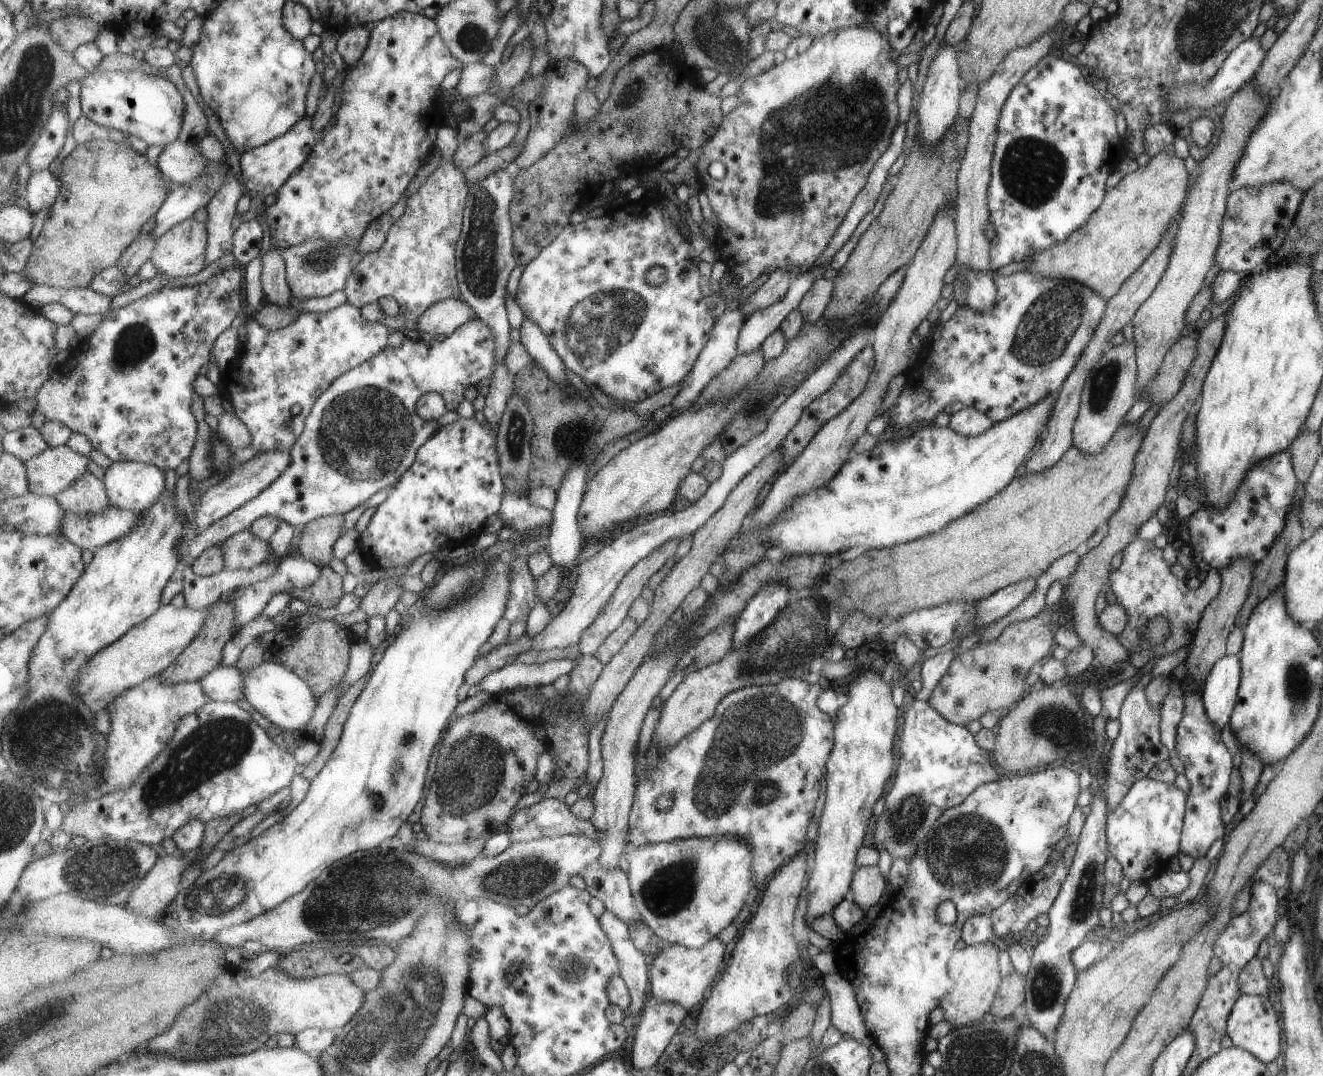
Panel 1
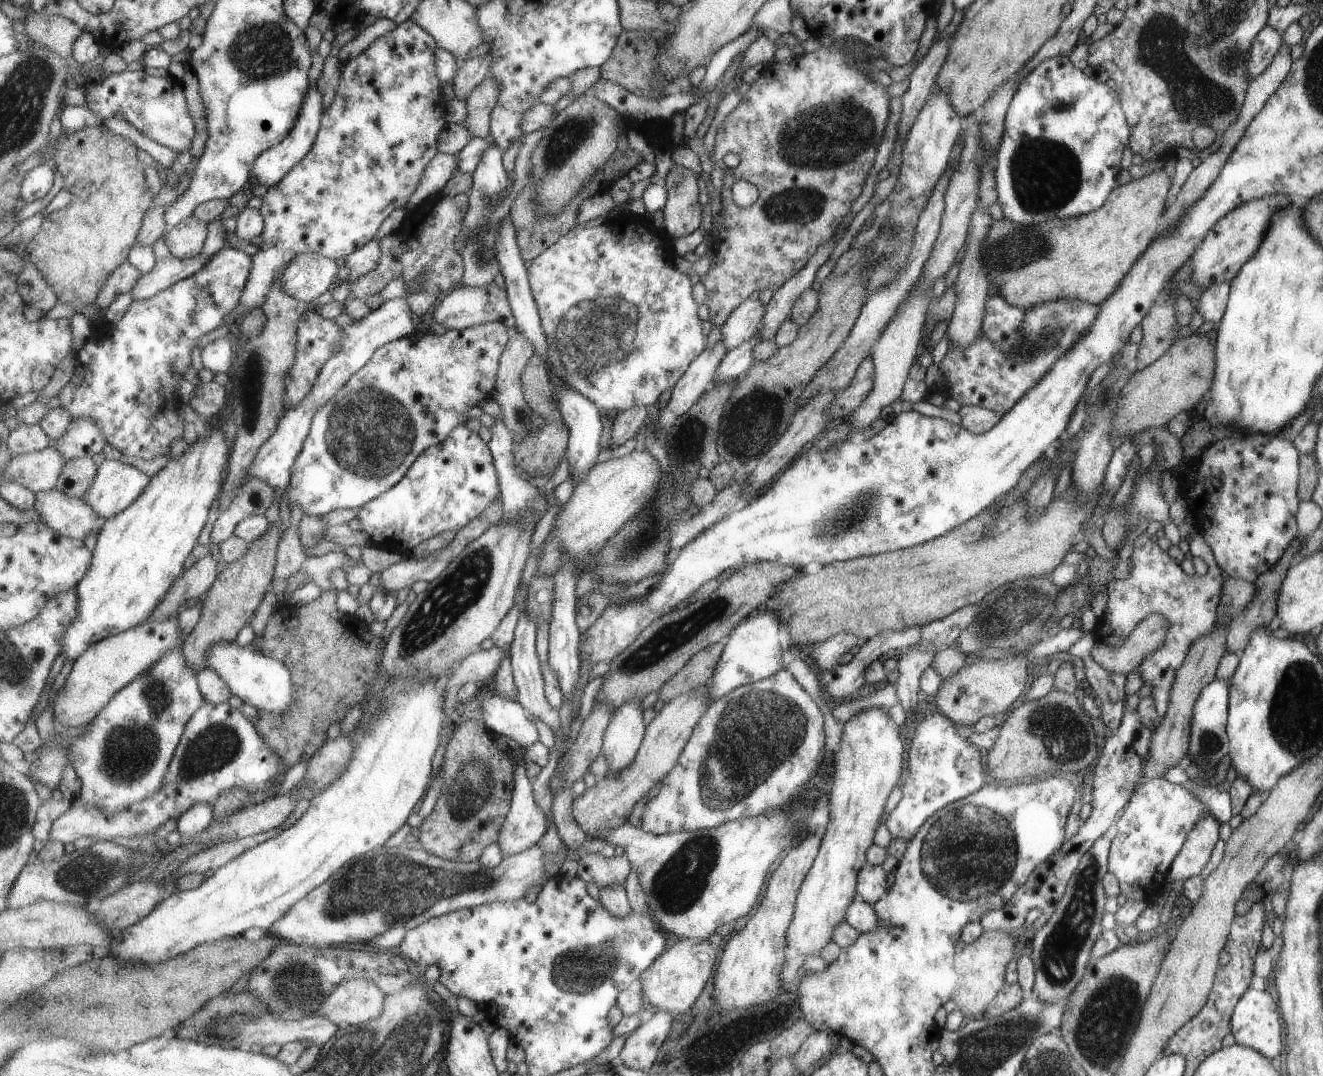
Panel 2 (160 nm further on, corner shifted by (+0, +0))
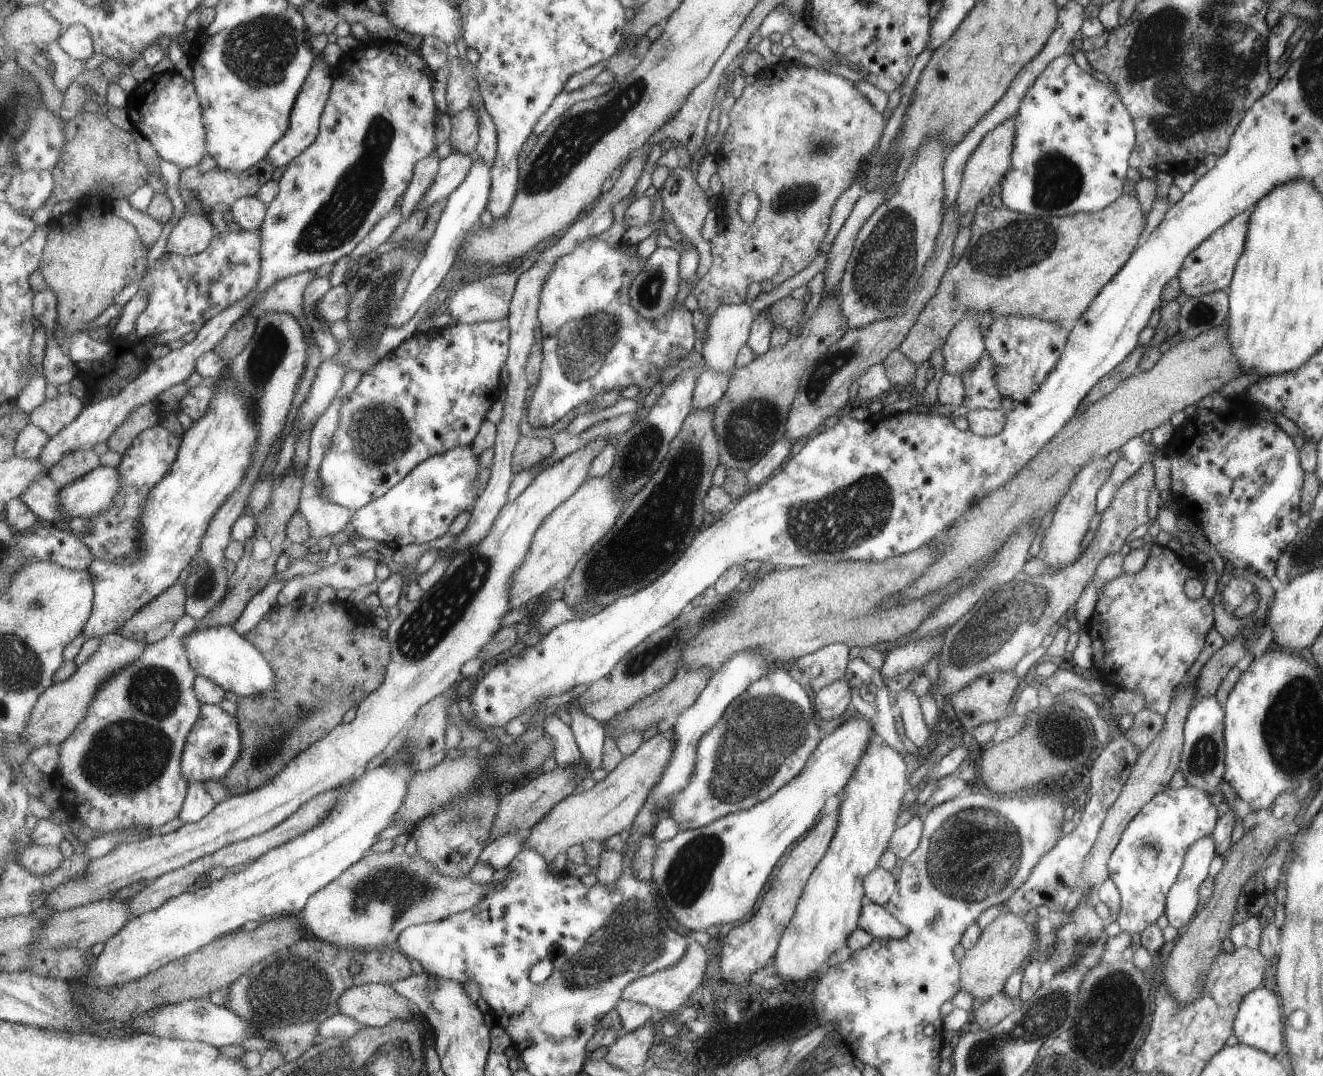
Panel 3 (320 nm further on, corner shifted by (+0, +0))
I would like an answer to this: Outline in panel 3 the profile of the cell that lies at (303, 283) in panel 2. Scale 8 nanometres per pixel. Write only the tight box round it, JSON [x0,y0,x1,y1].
[248,270,319,319]

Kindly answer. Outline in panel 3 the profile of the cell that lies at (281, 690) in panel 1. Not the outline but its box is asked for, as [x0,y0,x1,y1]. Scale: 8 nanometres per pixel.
[185,626,279,698]

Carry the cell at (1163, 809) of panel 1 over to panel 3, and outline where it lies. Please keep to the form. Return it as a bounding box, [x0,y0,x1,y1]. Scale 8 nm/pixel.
[1107,785,1217,935]

